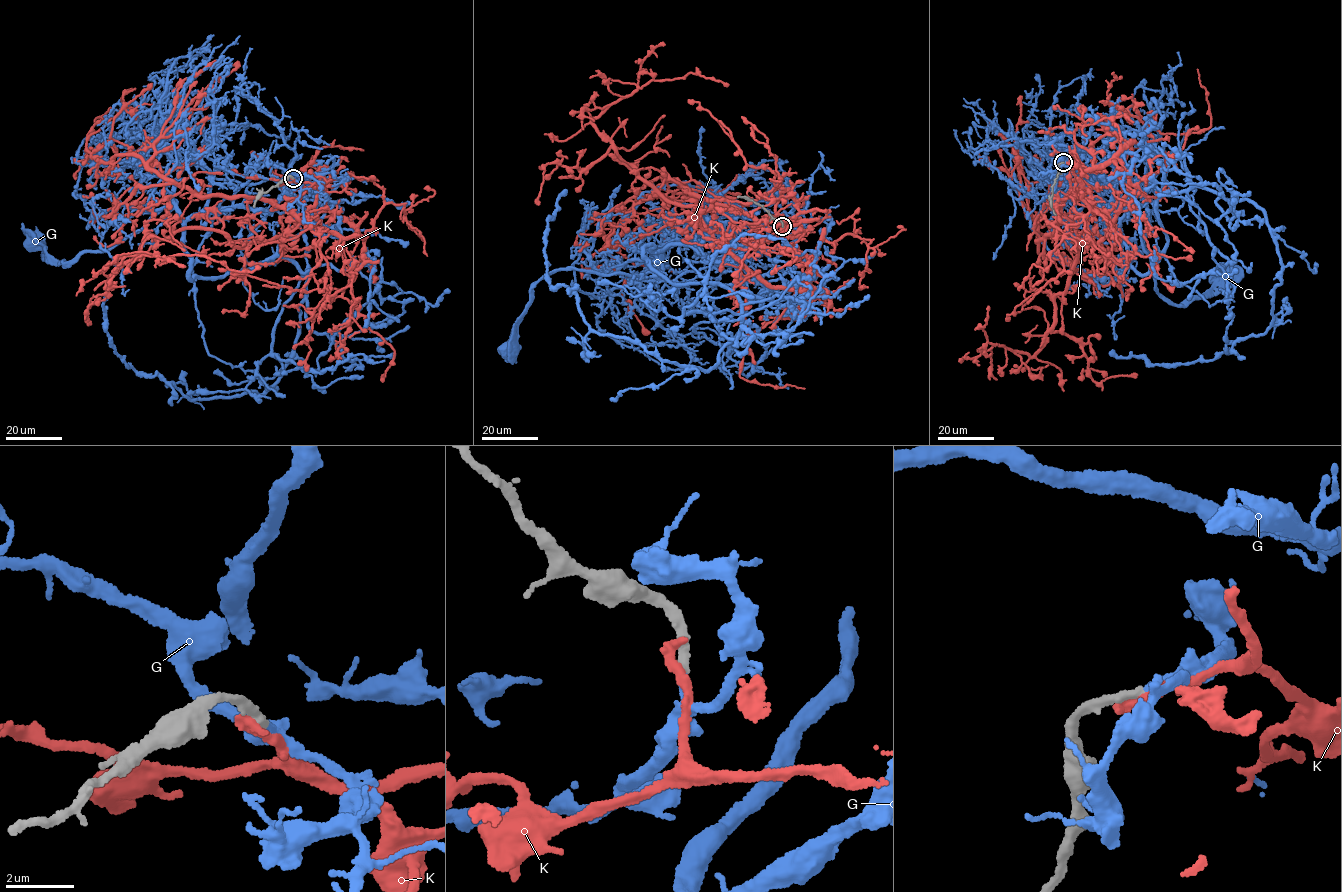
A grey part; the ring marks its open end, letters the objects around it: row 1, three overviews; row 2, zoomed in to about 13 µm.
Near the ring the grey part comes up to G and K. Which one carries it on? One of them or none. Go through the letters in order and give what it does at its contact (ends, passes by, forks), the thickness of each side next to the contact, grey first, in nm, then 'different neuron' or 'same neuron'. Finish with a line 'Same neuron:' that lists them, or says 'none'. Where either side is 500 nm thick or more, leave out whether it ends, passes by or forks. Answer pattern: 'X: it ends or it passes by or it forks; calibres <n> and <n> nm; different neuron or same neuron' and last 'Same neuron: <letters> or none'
G: it ends; calibres 280 and 240 nm; same neuron
K: it ends; calibres 320 and 360 nm; different neuron
Same neuron: G

